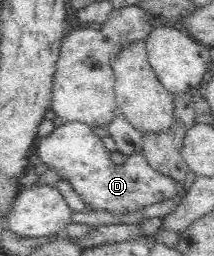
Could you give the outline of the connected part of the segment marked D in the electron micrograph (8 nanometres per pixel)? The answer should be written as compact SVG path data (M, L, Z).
M78 121L58 124L48 136L40 137L40 142L35 149L38 152L38 160L42 164L46 164L48 169L57 172L62 180L72 184L72 188L80 195L80 200L85 204L85 212L108 210L112 214L118 214L121 220L134 220L139 218L141 209L150 204L170 200L180 190L180 183L150 168L142 152L126 155L124 163L116 165L110 157L111 152L104 147L100 137L94 134L92 127Z

